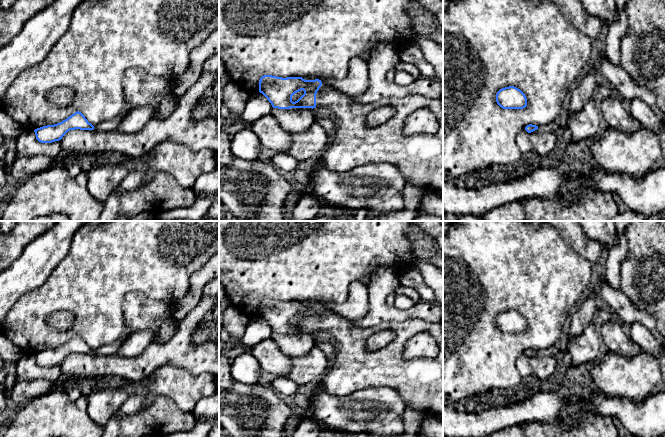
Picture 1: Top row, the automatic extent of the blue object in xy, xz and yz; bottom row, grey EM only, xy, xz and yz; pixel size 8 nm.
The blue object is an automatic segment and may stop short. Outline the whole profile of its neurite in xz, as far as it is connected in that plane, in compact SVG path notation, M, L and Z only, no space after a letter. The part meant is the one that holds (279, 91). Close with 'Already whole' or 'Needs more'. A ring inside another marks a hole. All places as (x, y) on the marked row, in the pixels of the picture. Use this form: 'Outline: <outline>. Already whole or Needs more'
Outline: M264 75L259 81L259 92L262 93L273 108L315 108L321 106L328 108L334 114L336 131L333 139L318 159L317 164L311 169L306 188L298 188L298 201L310 196L316 199L321 207L330 206L313 189L312 178L319 167L324 167L337 173L345 173L356 167L370 164L388 163L395 166L413 186L423 188L426 192L443 193L443 98L432 99L421 95L412 95L405 98L387 97L359 104L353 98L339 90L323 84L321 80L305 80L302 77L277 77ZM303 90L304 94L295 102L292 96ZM392 106L394 115L378 127L368 127L366 117L375 109ZM427 108L437 118L439 128L433 135L416 134L405 136L403 126L405 119L415 110Z. Needs more

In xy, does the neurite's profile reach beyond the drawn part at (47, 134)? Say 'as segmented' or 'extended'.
extended

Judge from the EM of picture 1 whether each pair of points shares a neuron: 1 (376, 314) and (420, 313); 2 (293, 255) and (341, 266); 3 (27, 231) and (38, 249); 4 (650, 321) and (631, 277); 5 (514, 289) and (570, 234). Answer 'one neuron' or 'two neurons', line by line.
1: one neuron
2: one neuron
3: two neurons
4: two neurons
5: two neurons

